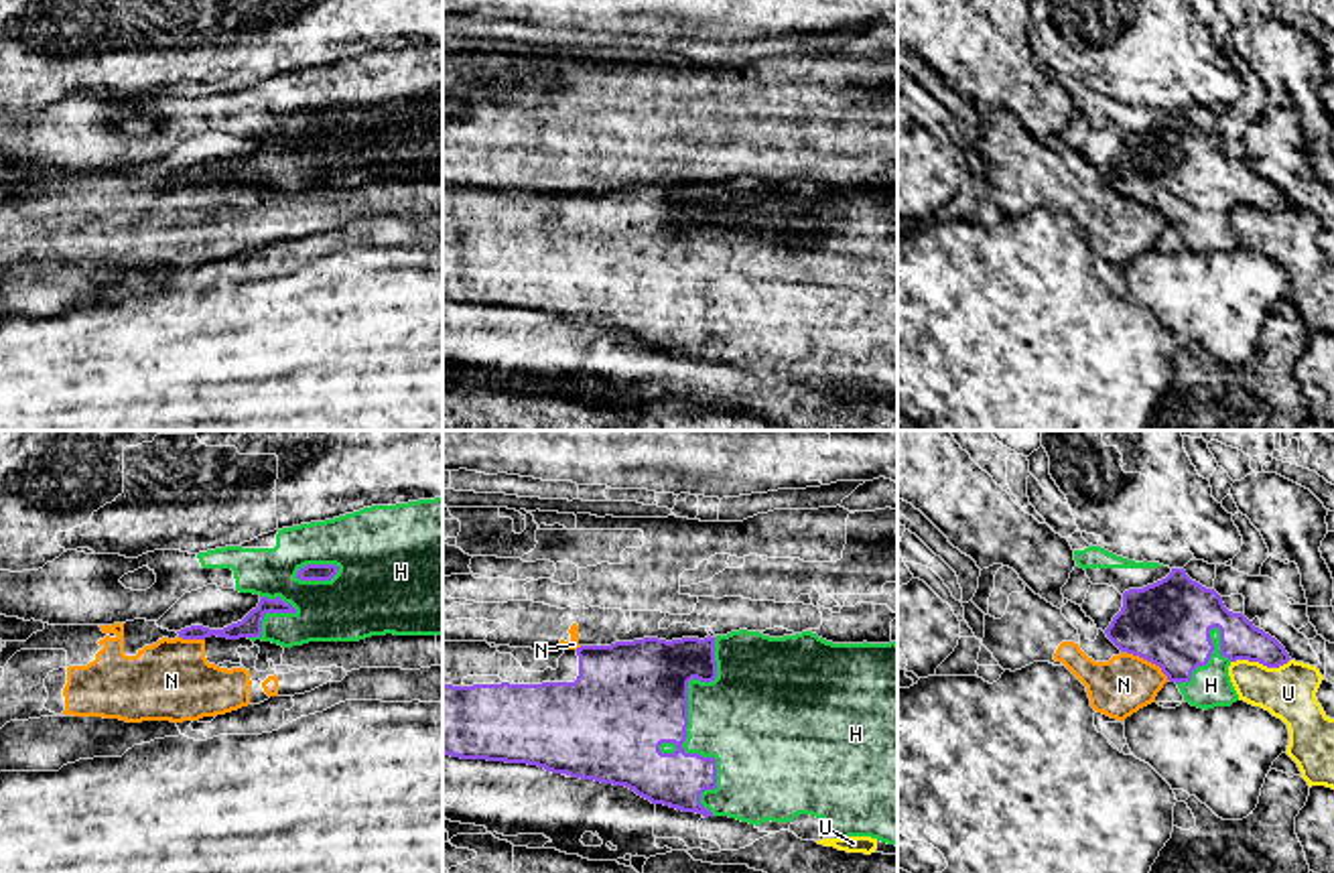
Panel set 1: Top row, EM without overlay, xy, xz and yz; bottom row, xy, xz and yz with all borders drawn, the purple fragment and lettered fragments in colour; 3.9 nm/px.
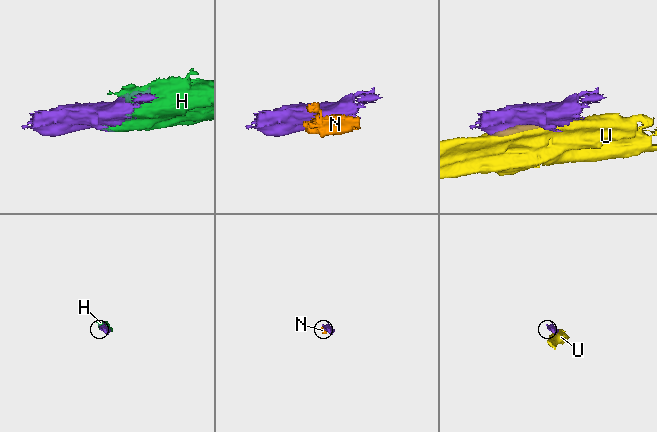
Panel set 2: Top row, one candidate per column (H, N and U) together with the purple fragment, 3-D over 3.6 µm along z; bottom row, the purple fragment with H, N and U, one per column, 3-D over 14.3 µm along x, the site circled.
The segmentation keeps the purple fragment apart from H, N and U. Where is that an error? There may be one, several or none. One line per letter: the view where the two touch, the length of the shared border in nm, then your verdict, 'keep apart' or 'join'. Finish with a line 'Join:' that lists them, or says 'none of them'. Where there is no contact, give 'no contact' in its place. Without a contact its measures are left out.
H: contact in xz; length 700 nm; join
N: contact in yz; length 220 nm; keep apart
U: contact in yz; length 240 nm; keep apart
Join: H

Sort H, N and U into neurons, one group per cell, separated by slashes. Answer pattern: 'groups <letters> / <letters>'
groups H / N / U

